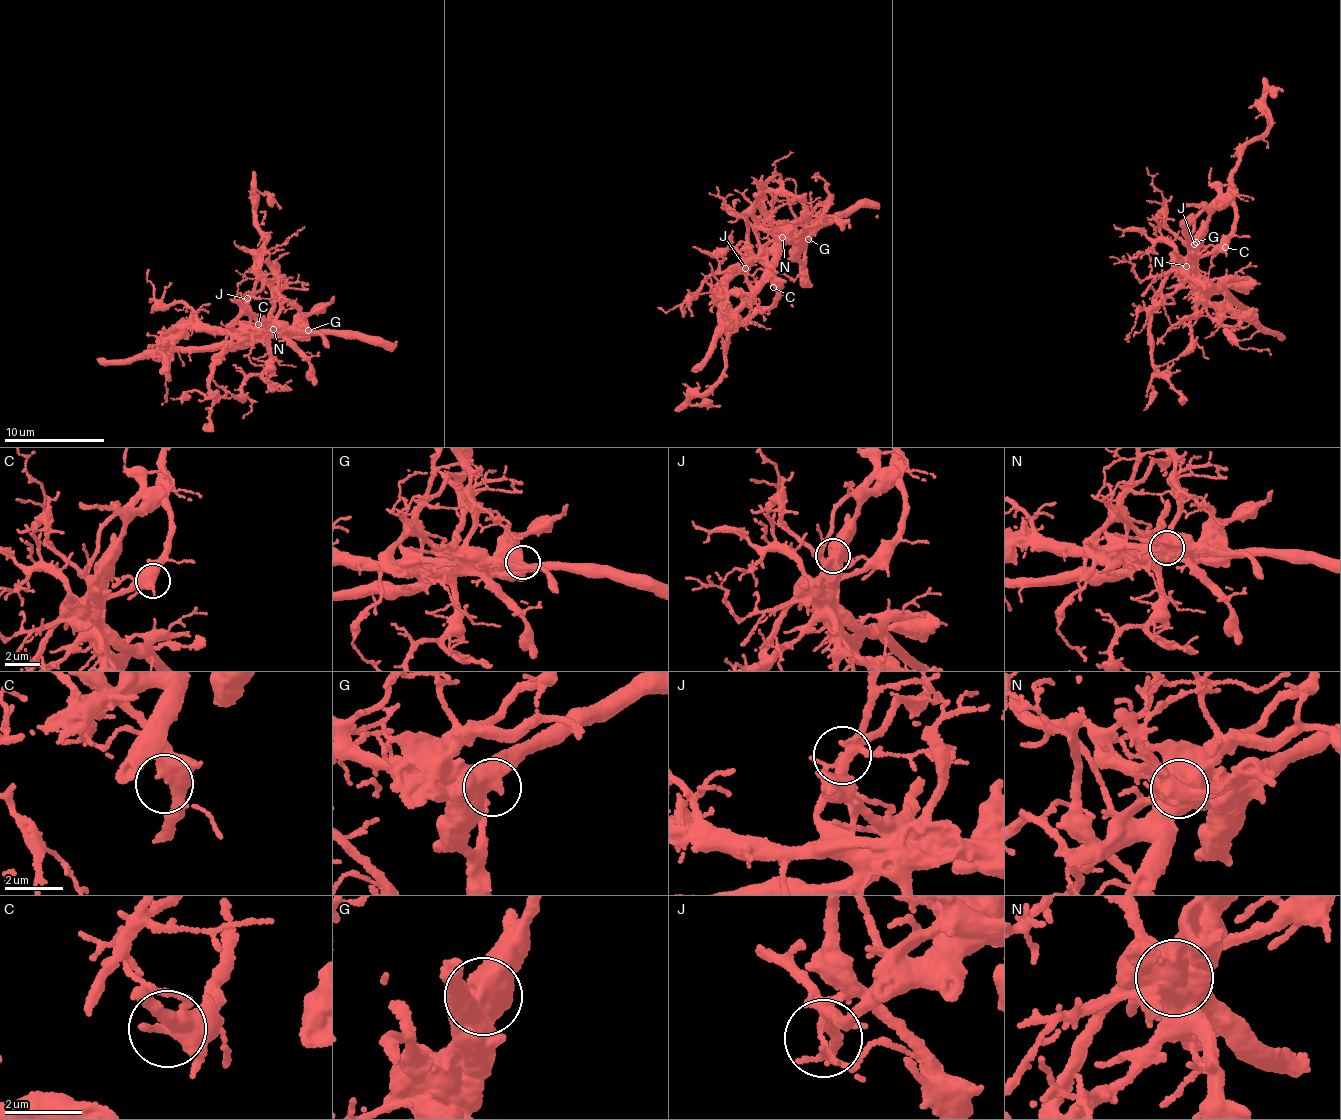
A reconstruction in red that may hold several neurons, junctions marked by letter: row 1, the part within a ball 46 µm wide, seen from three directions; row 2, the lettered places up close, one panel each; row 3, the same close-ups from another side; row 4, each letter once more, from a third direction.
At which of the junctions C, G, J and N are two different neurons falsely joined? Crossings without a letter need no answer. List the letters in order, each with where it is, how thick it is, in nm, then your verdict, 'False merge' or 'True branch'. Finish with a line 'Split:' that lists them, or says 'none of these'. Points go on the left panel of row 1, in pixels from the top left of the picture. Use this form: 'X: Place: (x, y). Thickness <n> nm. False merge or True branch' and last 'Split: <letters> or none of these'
C: Place: (258, 324). Thickness 360 nm. True branch
G: Place: (308, 330). Thickness 850 nm. True branch
J: Place: (247, 298). Thickness 190 nm. False merge
N: Place: (273, 329). Thickness 900 nm. False merge
Split: J, N

